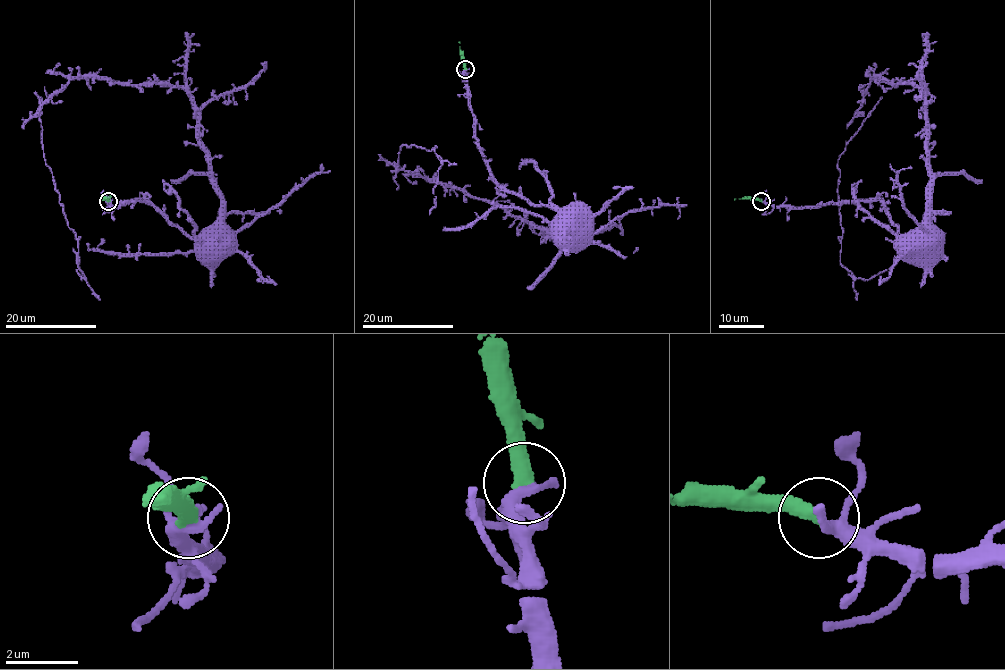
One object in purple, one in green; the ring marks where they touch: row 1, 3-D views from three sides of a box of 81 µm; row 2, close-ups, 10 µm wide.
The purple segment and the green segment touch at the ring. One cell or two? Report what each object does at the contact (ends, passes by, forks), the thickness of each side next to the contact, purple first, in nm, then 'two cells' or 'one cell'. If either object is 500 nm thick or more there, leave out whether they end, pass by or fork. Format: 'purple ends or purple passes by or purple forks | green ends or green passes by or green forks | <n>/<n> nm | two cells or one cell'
purple passes by | green ends | 320/440 nm | one cell

